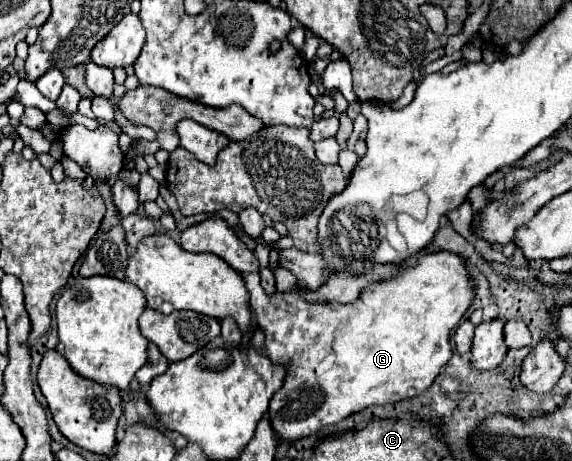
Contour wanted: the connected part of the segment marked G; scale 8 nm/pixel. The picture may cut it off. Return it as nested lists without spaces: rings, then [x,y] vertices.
[[[435,252],[435,254],[425,254],[419,258],[419,264],[415,268],[405,268],[401,274],[397,274],[395,278],[387,280],[387,282],[377,282],[377,284],[371,284],[367,286],[363,292],[361,292],[361,298],[353,304],[339,304],[339,302],[323,302],[323,304],[315,304],[315,302],[307,302],[301,298],[301,292],[277,292],[275,296],[267,296],[265,290],[261,288],[259,284],[259,274],[257,272],[251,272],[249,276],[243,274],[243,280],[245,280],[245,286],[249,290],[249,296],[251,296],[251,306],[253,306],[253,312],[255,312],[255,318],[257,318],[257,326],[265,332],[265,350],[267,350],[267,356],[273,364],[277,366],[283,366],[287,370],[285,374],[285,382],[283,386],[273,394],[271,402],[269,402],[269,422],[271,422],[271,428],[275,432],[275,438],[277,442],[297,442],[301,438],[307,438],[307,436],[313,436],[317,434],[317,430],[321,430],[323,426],[329,426],[329,424],[335,424],[367,406],[373,406],[373,404],[389,404],[389,402],[397,402],[397,400],[405,400],[405,398],[413,398],[417,394],[421,394],[425,388],[429,388],[429,384],[435,380],[435,376],[439,374],[439,370],[449,362],[451,358],[451,344],[449,344],[449,338],[451,338],[451,330],[459,324],[461,316],[465,314],[465,310],[469,308],[471,300],[473,300],[473,286],[469,282],[469,276],[467,276],[467,268],[465,268],[465,262],[461,256],[457,256],[455,252]]]

